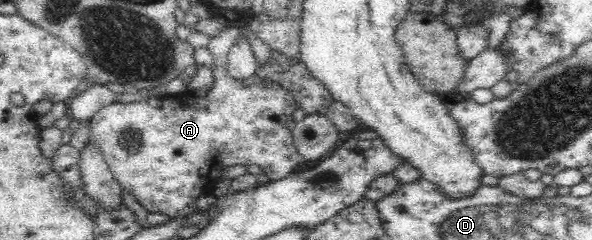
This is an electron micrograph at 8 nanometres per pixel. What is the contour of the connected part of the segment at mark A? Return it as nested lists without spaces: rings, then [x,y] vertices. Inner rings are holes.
[[[237,24],[228,25],[223,31],[213,37],[209,41],[209,52],[213,59],[214,67],[214,82],[209,91],[209,93],[203,97],[185,97],[181,95],[181,99],[173,99],[164,97],[150,96],[146,99],[129,102],[125,104],[109,104],[103,105],[97,113],[93,114],[93,117],[89,120],[90,123],[90,138],[89,140],[98,145],[99,149],[102,149],[103,157],[107,162],[107,165],[112,171],[113,177],[119,182],[123,191],[131,194],[138,203],[140,203],[146,211],[151,213],[160,213],[161,215],[167,215],[170,218],[183,218],[189,216],[191,213],[195,212],[197,199],[203,196],[209,196],[209,191],[213,188],[215,183],[219,181],[219,173],[224,171],[231,165],[259,165],[263,169],[263,173],[269,175],[270,179],[277,181],[287,177],[293,169],[300,167],[305,163],[304,157],[297,151],[297,148],[294,146],[294,139],[292,136],[292,130],[289,130],[285,123],[287,118],[297,109],[297,105],[294,102],[293,96],[285,89],[283,86],[280,86],[278,83],[272,82],[271,80],[263,79],[259,77],[256,73],[247,79],[238,80],[229,75],[229,72],[225,69],[225,61],[227,61],[227,56],[231,47],[237,43],[239,37],[245,37],[249,40],[249,28],[239,27]]]

